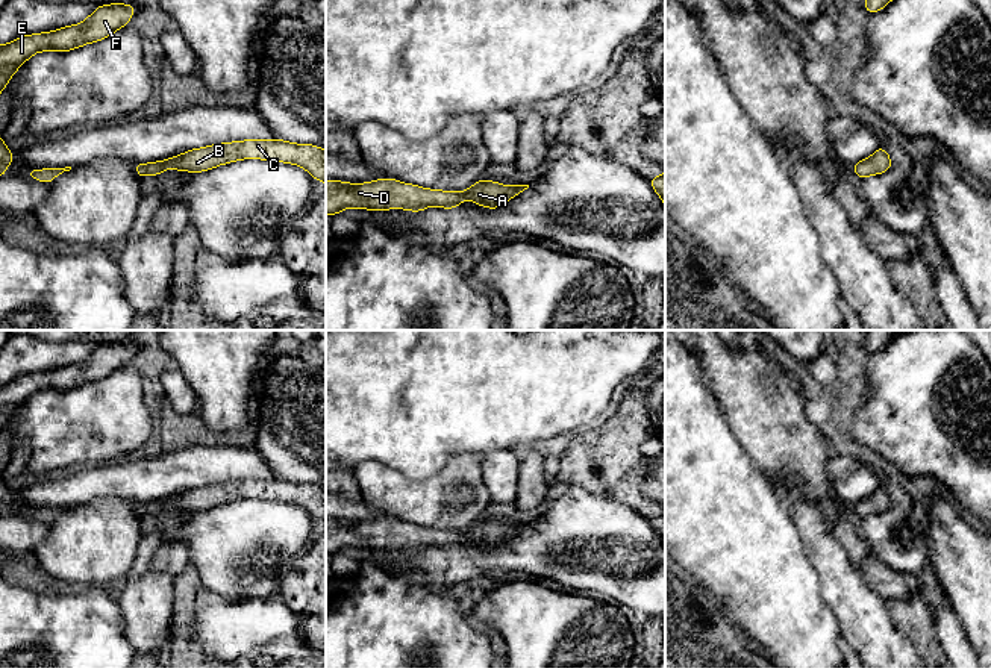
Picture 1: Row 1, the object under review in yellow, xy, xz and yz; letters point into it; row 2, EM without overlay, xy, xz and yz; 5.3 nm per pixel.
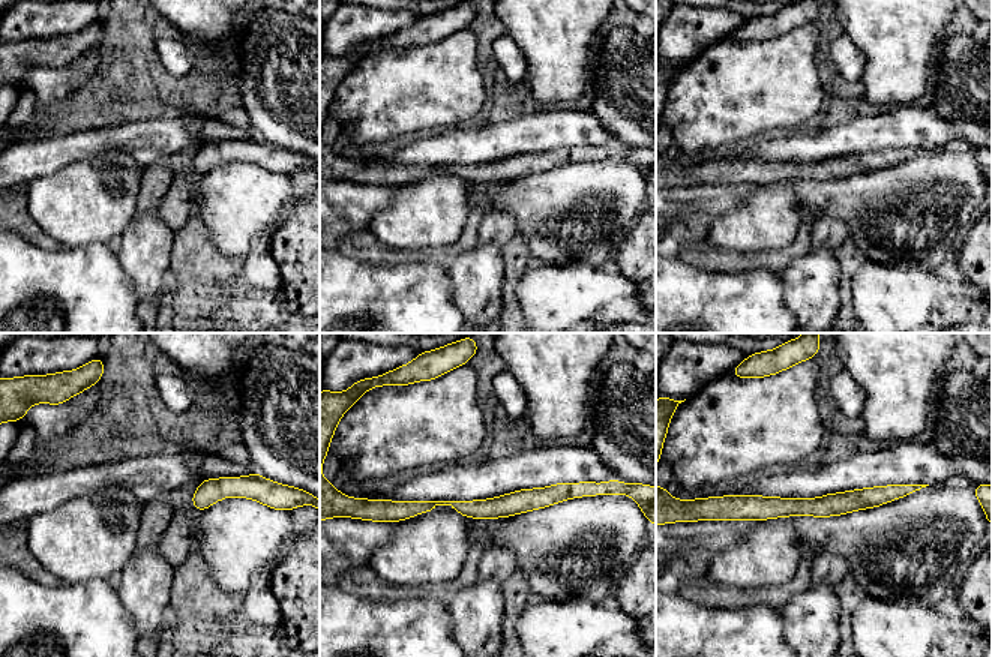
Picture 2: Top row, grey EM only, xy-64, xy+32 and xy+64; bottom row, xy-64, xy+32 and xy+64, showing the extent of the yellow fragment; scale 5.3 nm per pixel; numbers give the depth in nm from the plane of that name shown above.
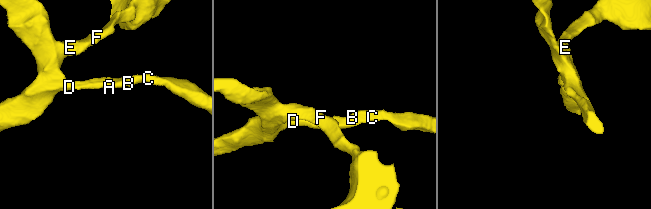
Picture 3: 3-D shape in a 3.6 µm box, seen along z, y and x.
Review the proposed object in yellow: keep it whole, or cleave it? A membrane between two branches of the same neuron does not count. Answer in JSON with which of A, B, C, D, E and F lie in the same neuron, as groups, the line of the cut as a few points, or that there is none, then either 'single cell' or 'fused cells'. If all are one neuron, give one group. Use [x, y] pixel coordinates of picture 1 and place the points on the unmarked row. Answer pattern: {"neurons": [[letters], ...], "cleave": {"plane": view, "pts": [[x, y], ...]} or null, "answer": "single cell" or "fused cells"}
{"neurons": [["A", "B", "C", "D", "E", "F"]], "cleave": null, "answer": "single cell"}

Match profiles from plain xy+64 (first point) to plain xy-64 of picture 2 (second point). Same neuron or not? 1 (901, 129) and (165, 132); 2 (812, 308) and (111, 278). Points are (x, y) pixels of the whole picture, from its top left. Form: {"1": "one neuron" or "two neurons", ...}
{"1": "one neuron", "2": "two neurons"}

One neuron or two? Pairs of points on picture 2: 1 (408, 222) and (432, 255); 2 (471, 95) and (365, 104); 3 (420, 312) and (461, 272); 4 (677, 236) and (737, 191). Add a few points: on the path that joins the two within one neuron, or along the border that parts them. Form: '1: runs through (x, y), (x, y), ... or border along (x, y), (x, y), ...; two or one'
1: border along (461, 236), (441, 248), (392, 249); two
2: runs through (444, 95), (392, 95); one
3: border along (446, 267), (450, 276), (450, 297), (461, 315); two
4: runs through (692, 221), (713, 200), (722, 198); one

